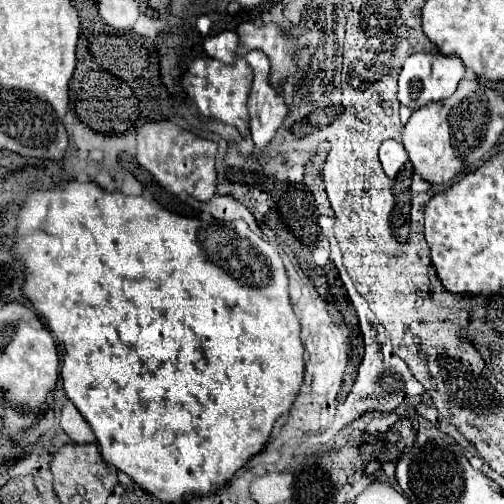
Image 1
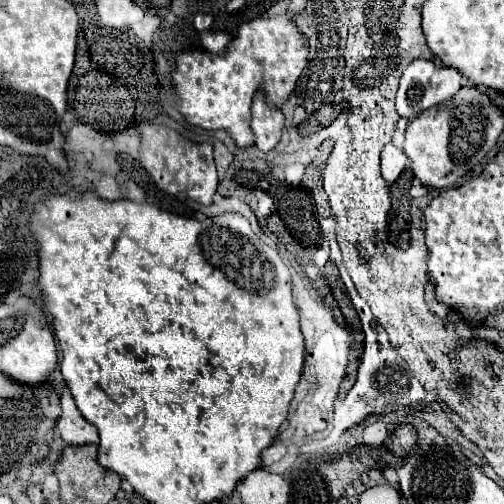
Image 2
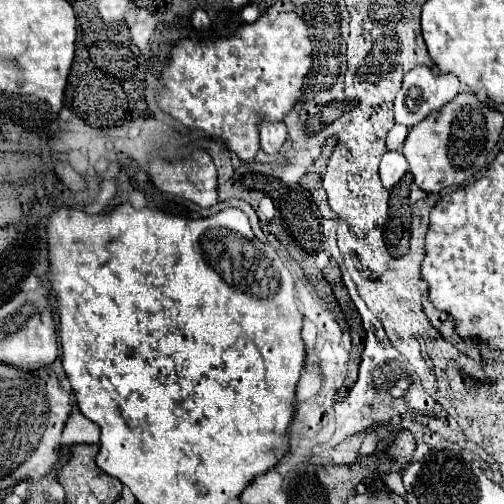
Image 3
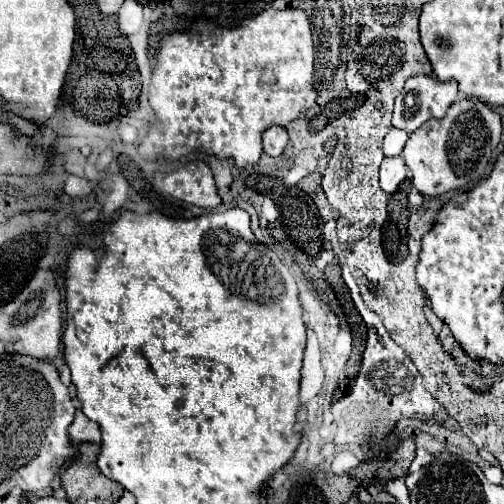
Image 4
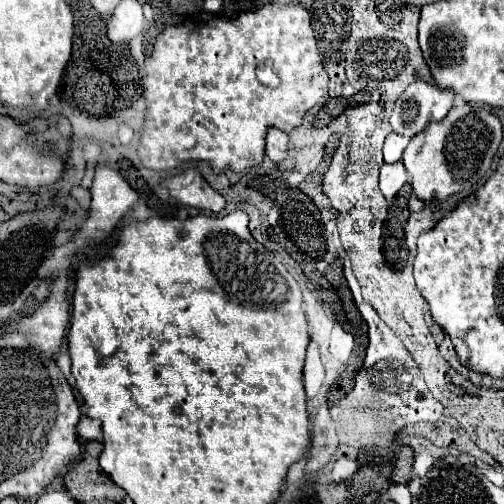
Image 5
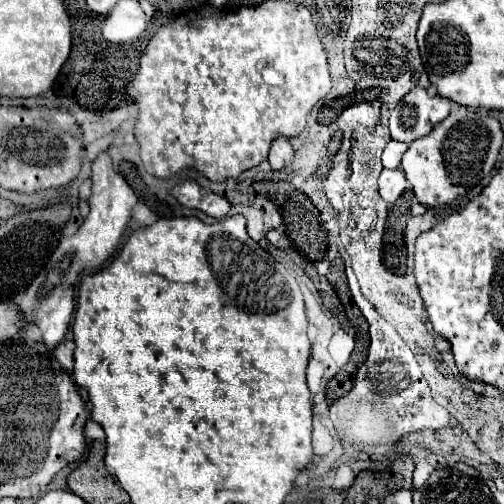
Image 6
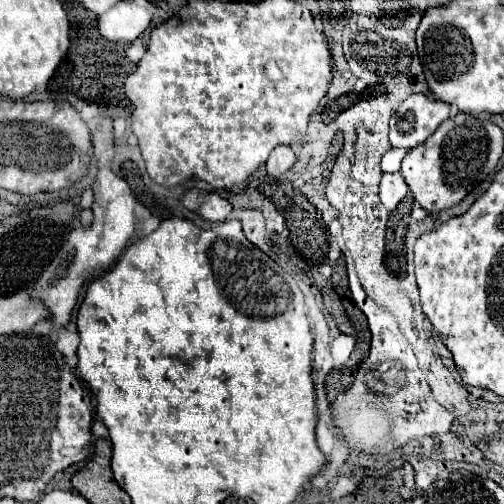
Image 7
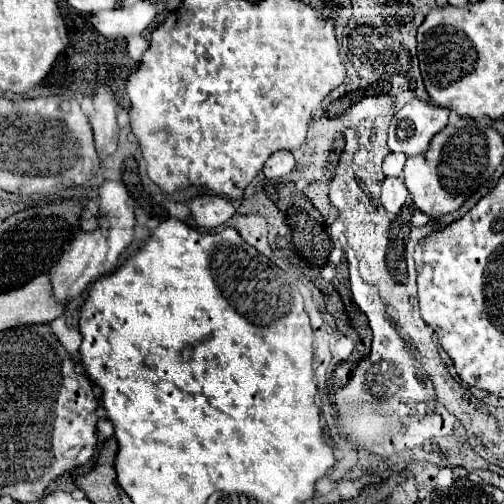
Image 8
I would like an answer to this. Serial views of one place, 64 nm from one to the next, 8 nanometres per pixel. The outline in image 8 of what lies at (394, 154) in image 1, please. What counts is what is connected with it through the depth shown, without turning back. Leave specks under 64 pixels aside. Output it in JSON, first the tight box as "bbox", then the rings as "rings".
{"bbox":[382,178,408,214],"rings":[[[386,178],[382,184],[382,206],[388,214],[396,214],[408,200],[408,190],[402,178]]]}

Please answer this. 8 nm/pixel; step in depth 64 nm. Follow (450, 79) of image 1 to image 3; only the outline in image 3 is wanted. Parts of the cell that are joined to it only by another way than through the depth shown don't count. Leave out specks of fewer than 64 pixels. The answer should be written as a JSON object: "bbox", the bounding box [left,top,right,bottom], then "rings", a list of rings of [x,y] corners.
{"bbox":[394,66,460,126],"rings":[[[416,66],[404,74],[402,88],[394,100],[394,118],[398,124],[414,126],[424,120],[430,112],[440,110],[446,102],[450,102],[460,92],[460,80],[452,74],[440,74],[436,66]]]}

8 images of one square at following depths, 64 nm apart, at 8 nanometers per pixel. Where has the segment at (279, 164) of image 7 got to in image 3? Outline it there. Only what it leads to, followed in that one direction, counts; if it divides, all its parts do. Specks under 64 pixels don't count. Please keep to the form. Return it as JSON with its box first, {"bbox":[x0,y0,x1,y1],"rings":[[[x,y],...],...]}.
{"bbox":[258,122,286,154],"rings":[[[260,122],[258,124],[260,132],[260,148],[266,154],[276,154],[280,146],[286,140],[286,124],[284,122]]]}

